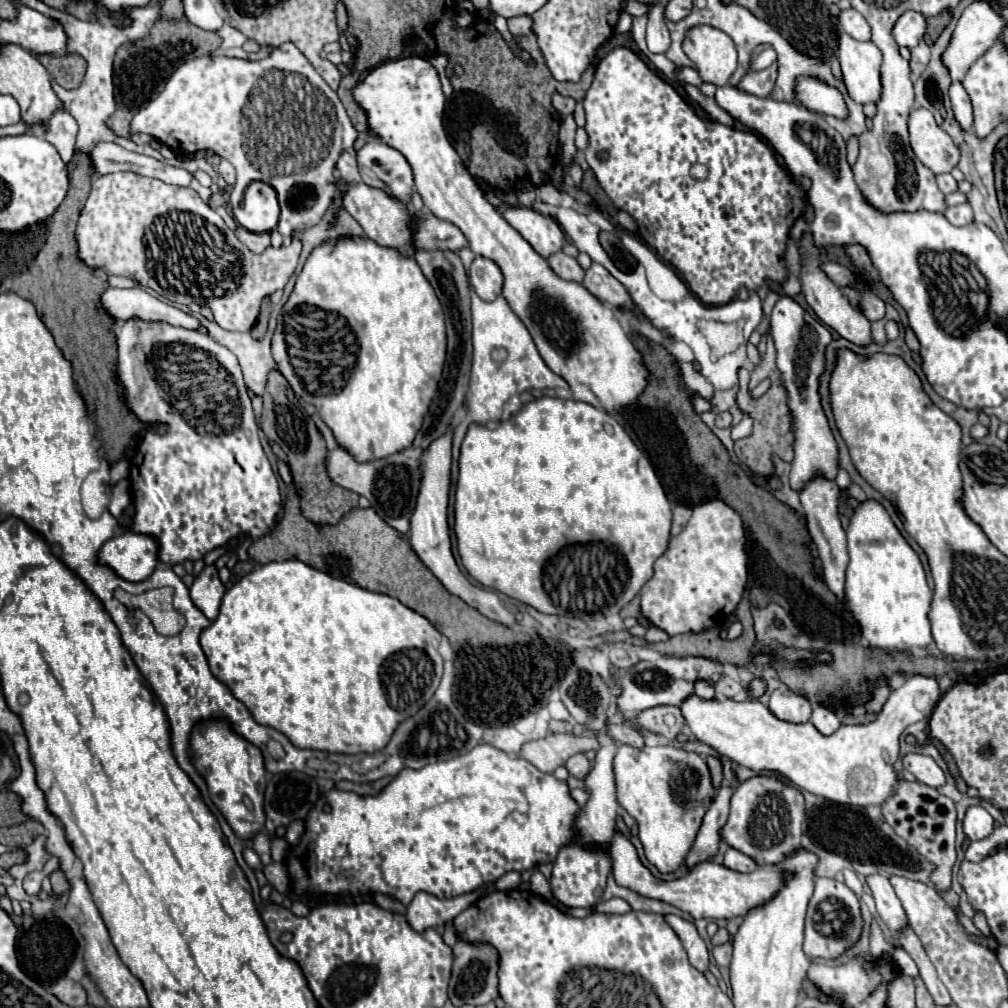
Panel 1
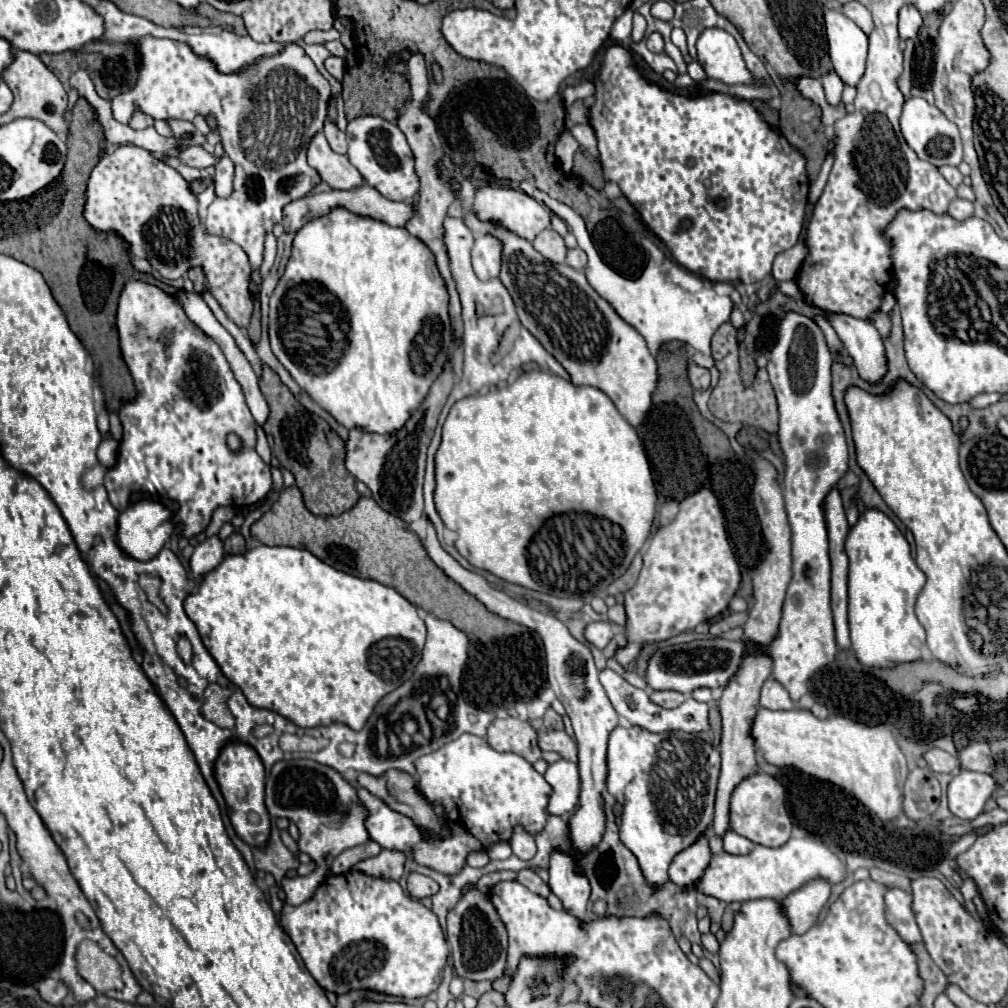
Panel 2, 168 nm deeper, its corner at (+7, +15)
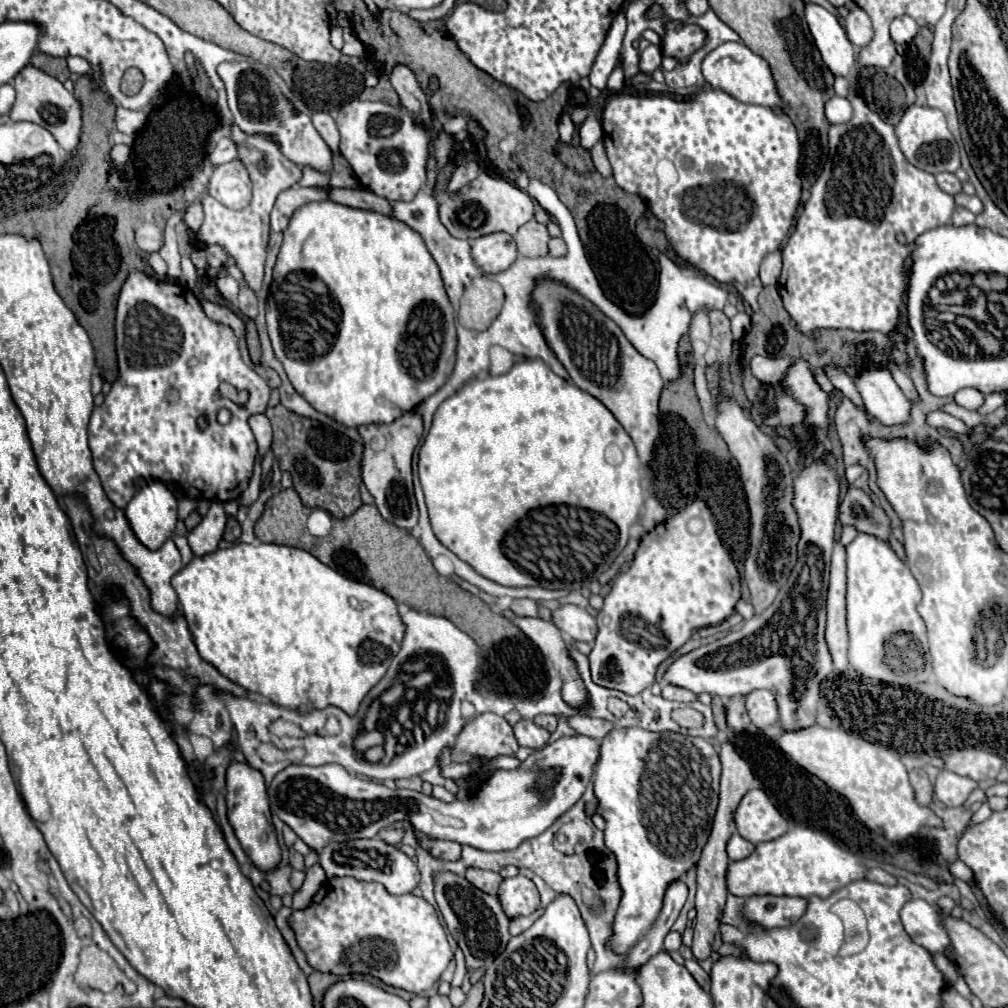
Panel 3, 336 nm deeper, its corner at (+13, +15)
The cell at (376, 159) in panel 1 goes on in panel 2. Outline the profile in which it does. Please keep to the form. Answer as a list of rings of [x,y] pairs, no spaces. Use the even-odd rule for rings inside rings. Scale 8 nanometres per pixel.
[[[359,116],[347,124],[345,134],[349,144],[347,158],[369,186],[395,202],[407,202],[417,194],[419,178],[415,176],[415,158],[397,124],[383,120],[381,116]]]

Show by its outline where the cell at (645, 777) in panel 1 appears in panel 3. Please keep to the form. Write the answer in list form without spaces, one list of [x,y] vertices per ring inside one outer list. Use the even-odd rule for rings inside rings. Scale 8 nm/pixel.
[[[613,728],[603,738],[593,782],[599,800],[597,812],[607,822],[605,844],[617,856],[617,878],[623,888],[623,898],[613,924],[613,938],[609,942],[613,950],[625,952],[649,930],[661,910],[665,888],[697,864],[717,808],[719,774],[717,750],[705,738],[691,738],[677,732],[649,732],[643,728]]]

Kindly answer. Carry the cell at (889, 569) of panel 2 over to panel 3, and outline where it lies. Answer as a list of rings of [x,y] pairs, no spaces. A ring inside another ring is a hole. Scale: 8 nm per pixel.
[[[859,532],[851,544],[847,544],[847,628],[849,628],[849,662],[851,666],[867,676],[877,678],[883,682],[893,684],[895,672],[885,664],[885,642],[893,634],[913,634],[913,638],[921,644],[921,648],[927,648],[927,636],[925,636],[925,624],[921,616],[917,614],[915,606],[921,600],[921,590],[917,580],[913,578],[907,564],[895,554],[895,550],[889,546],[889,542]]]

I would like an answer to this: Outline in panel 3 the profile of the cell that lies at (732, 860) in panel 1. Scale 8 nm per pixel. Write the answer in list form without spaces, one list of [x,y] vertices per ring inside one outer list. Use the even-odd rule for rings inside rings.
[[[737,832],[731,836],[731,840],[727,842],[727,854],[731,860],[743,860],[745,856],[749,856],[753,852],[753,844],[745,838],[741,838]]]

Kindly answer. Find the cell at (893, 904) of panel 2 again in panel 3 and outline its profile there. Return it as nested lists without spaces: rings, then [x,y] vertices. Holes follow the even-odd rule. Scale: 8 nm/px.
[[[909,900],[901,908],[901,924],[913,942],[925,950],[937,954],[949,952],[949,938],[939,922],[939,916],[925,900]]]

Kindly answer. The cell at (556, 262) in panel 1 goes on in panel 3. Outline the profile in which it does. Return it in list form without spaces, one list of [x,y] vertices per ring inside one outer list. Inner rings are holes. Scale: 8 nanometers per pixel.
[[[531,220],[529,224],[523,224],[519,228],[519,232],[515,234],[519,256],[527,256],[527,258],[547,256],[549,240],[551,240],[551,236],[549,236],[547,228],[535,220]]]

